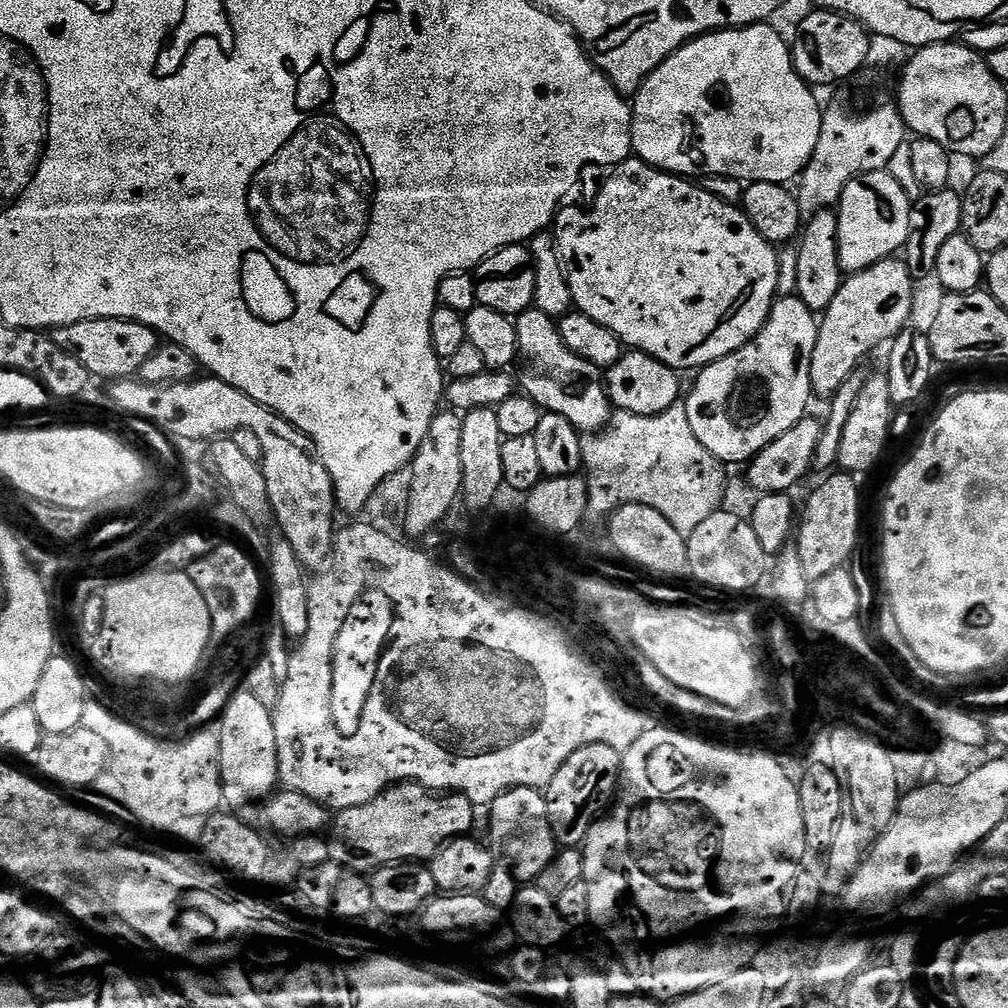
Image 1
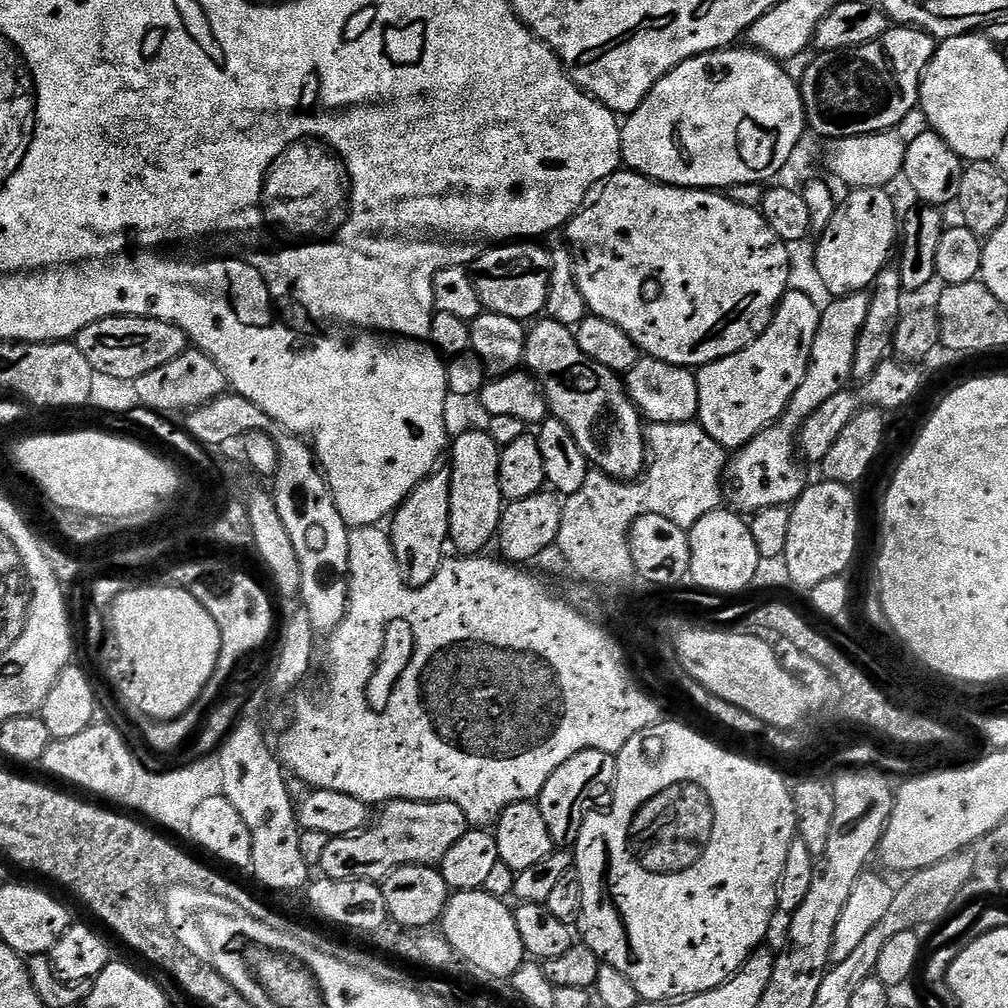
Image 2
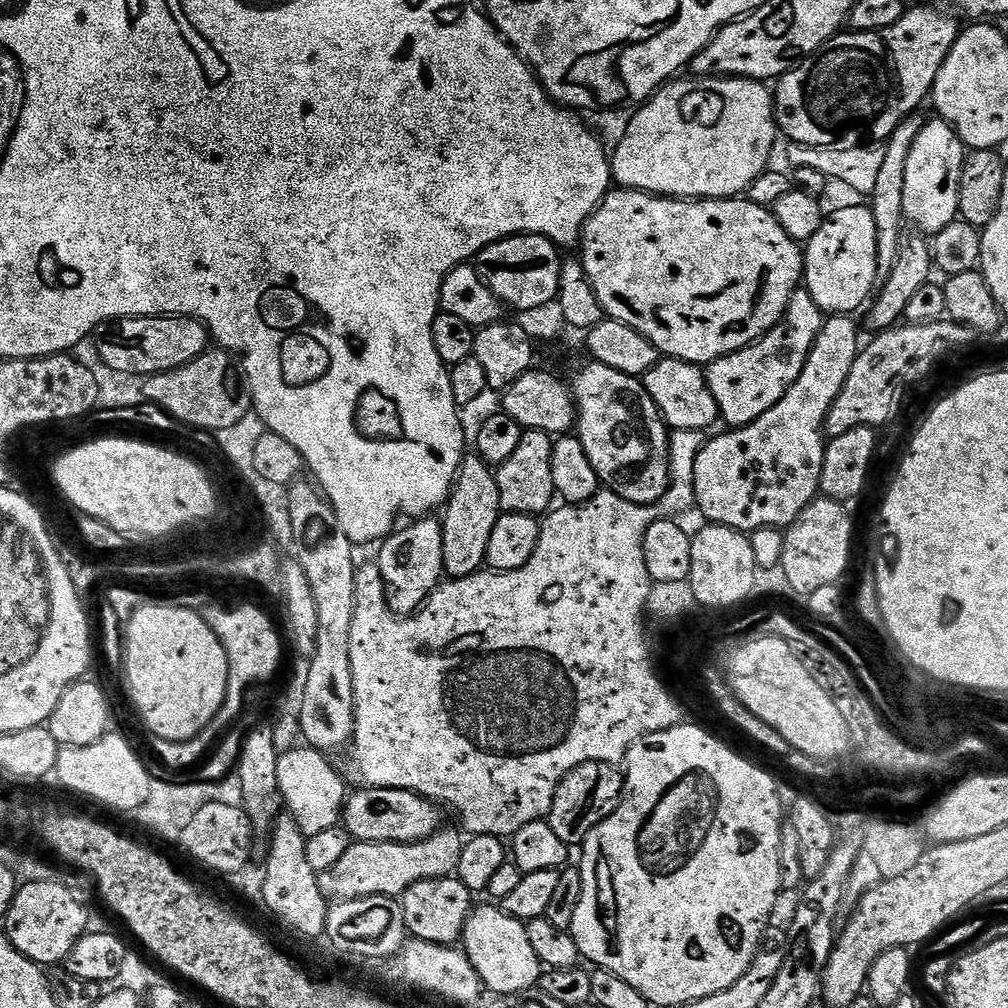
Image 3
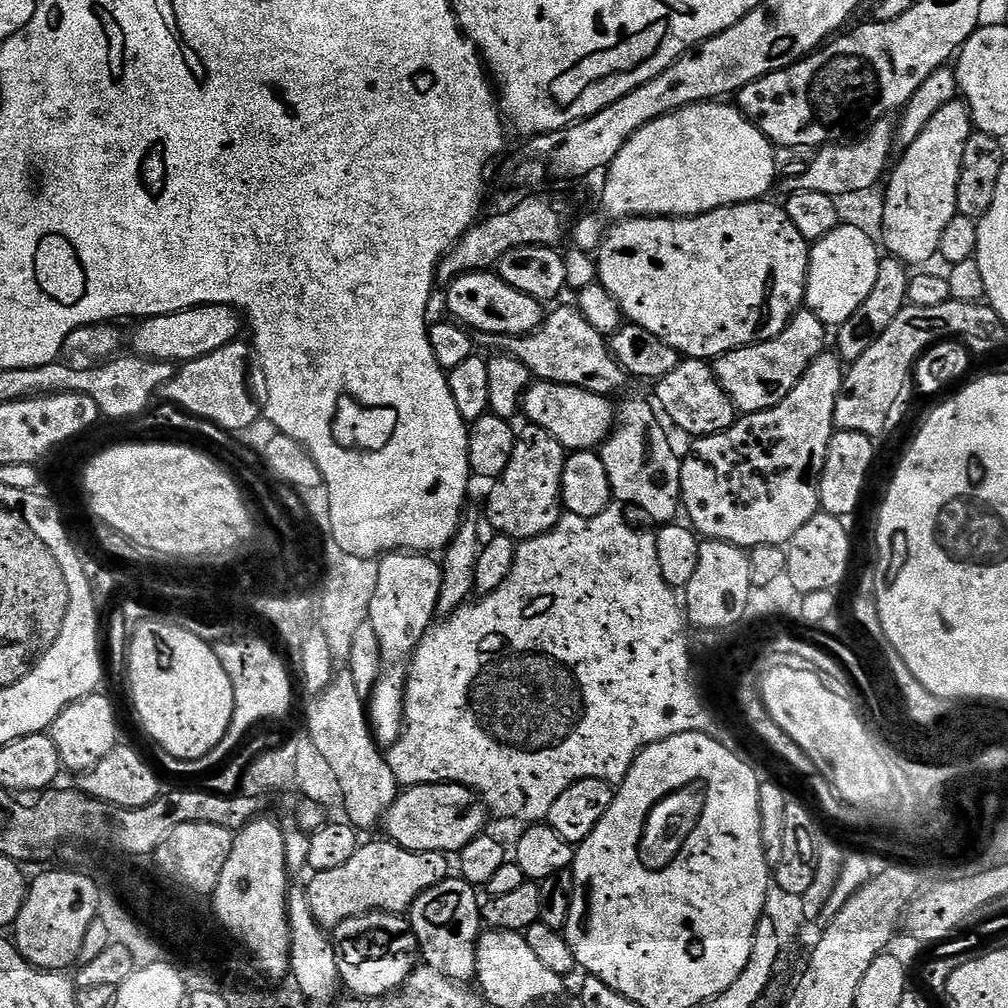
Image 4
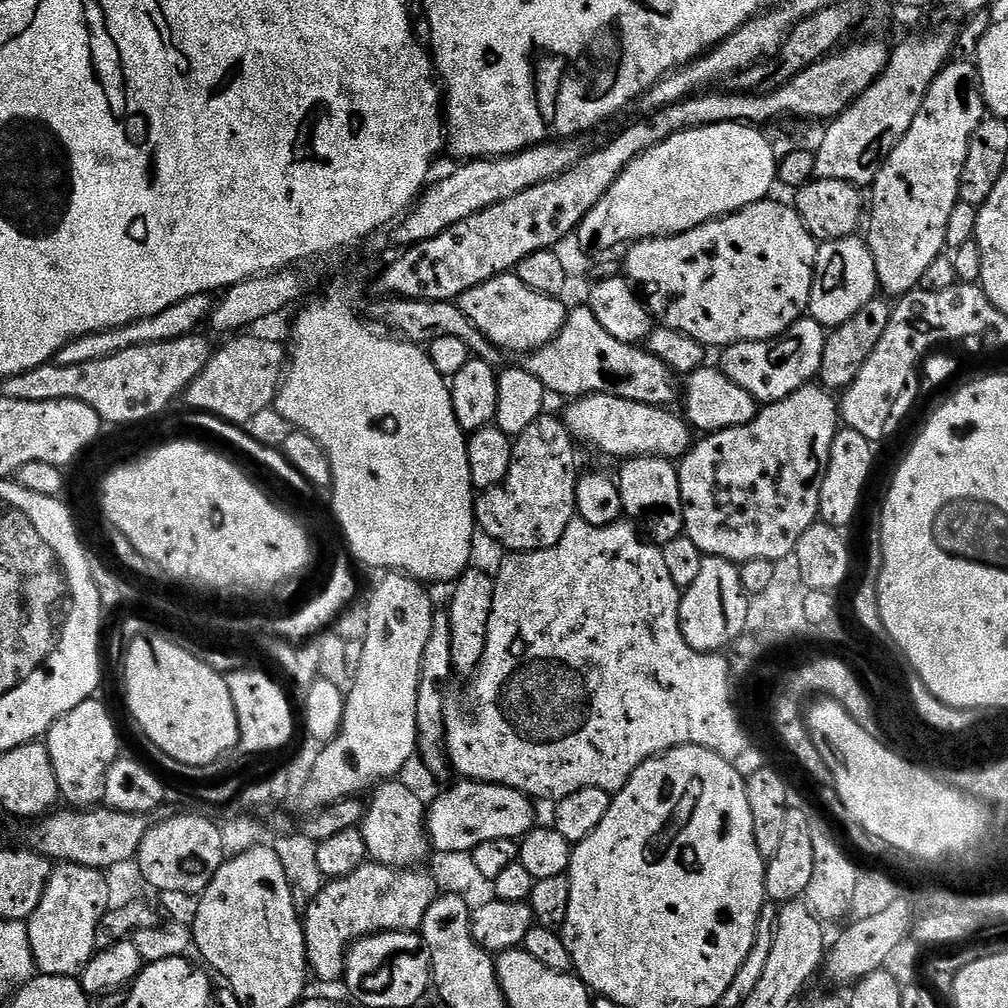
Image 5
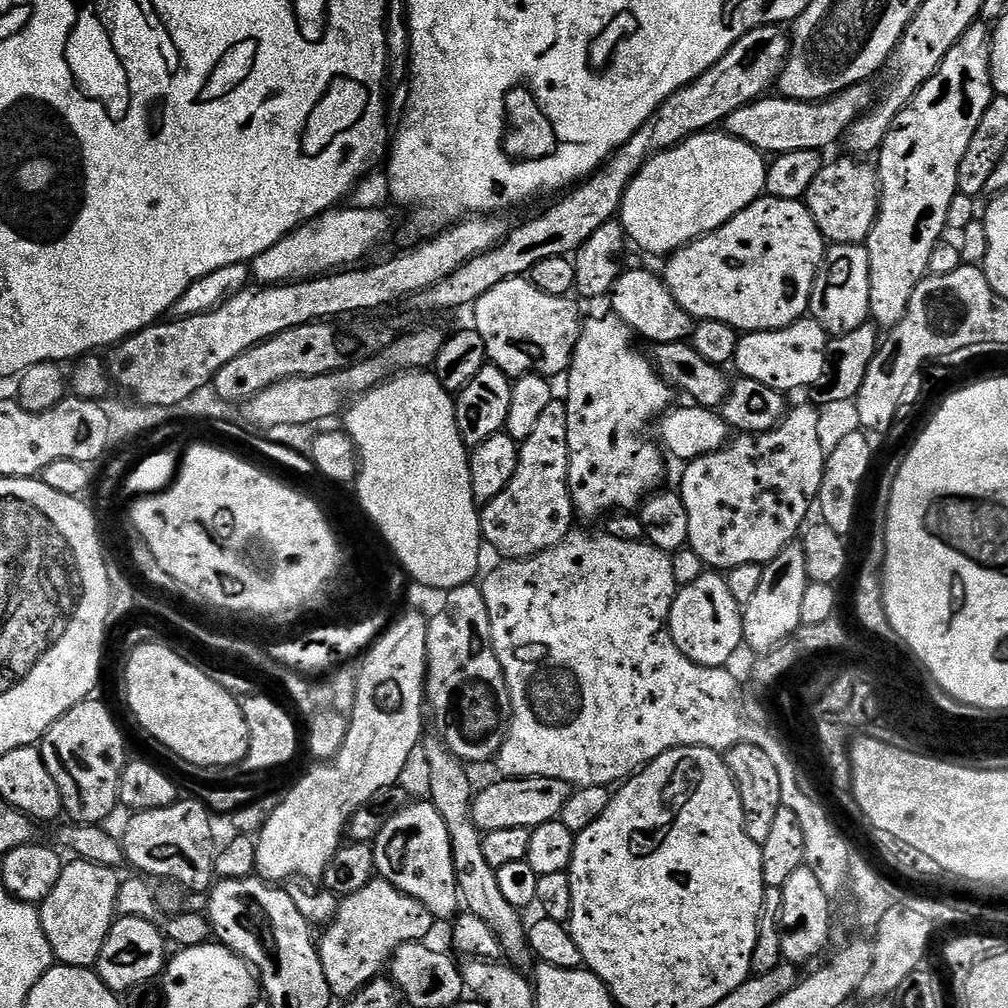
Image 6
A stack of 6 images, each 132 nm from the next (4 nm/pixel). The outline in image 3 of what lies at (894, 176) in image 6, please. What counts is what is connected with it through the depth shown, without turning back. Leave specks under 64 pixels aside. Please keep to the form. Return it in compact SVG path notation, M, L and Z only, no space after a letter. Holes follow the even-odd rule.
M932 118L914 138L910 158L906 158L906 186L902 190L904 219L915 231L935 234L946 230L960 214L958 190L966 149L956 131L944 120Z

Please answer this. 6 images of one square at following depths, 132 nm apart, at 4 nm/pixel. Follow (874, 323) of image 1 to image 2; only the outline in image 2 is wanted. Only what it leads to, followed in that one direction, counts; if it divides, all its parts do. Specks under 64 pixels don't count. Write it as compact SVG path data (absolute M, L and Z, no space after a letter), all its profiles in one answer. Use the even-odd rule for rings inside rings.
M855 292L849 296L835 297L828 302L832 304L823 305L818 334L814 338L802 386L794 390L794 398L790 398L779 420L775 420L770 427L763 428L755 438L746 442L746 446L735 449L733 456L736 457L733 460L731 457L726 468L726 480L727 483L732 483L731 503L741 513L755 514L770 506L791 506L803 494L806 479L804 480L804 472L800 469L801 461L798 459L800 428L806 418L810 418L810 414L814 414L818 406L822 406L822 402L830 402L834 394L849 387L854 366L854 346L858 346L858 334L862 330L862 322L866 320L868 297L868 292Z

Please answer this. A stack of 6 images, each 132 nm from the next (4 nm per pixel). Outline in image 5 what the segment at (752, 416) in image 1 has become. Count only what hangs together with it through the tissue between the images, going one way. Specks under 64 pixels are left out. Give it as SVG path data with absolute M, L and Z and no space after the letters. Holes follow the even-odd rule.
M801 318L794 321L785 332L772 340L743 340L740 344L727 345L719 353L721 356L718 367L720 371L726 374L726 378L730 378L730 382L738 382L738 386L742 386L742 390L750 393L756 401L781 400L790 394L794 394L804 385L813 383L819 377L825 335L826 330L818 321L811 318Z

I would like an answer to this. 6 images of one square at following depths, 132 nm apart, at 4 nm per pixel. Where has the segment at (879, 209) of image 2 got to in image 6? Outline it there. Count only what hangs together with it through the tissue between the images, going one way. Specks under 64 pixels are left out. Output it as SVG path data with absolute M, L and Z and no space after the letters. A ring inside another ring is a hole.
M832 244L824 253L824 262L816 274L812 287L810 316L828 331L829 337L850 334L870 320L870 258L864 244Z

